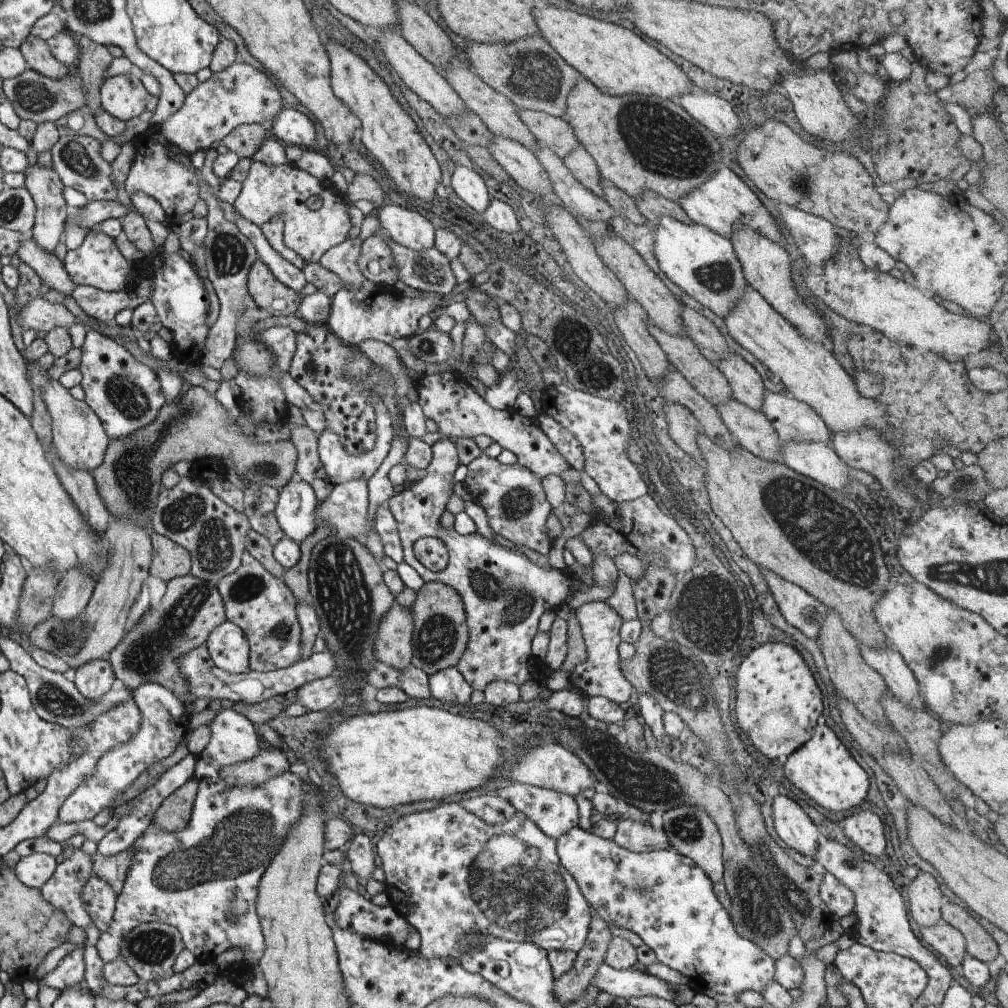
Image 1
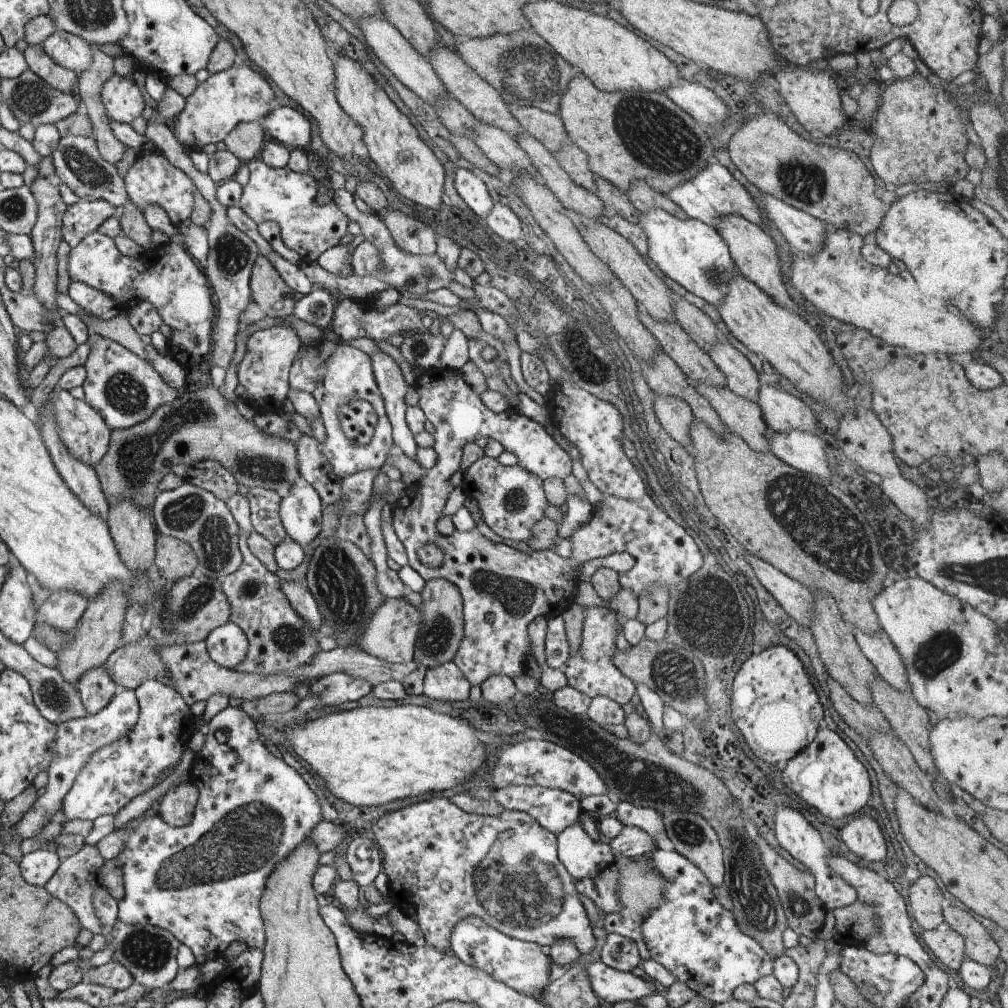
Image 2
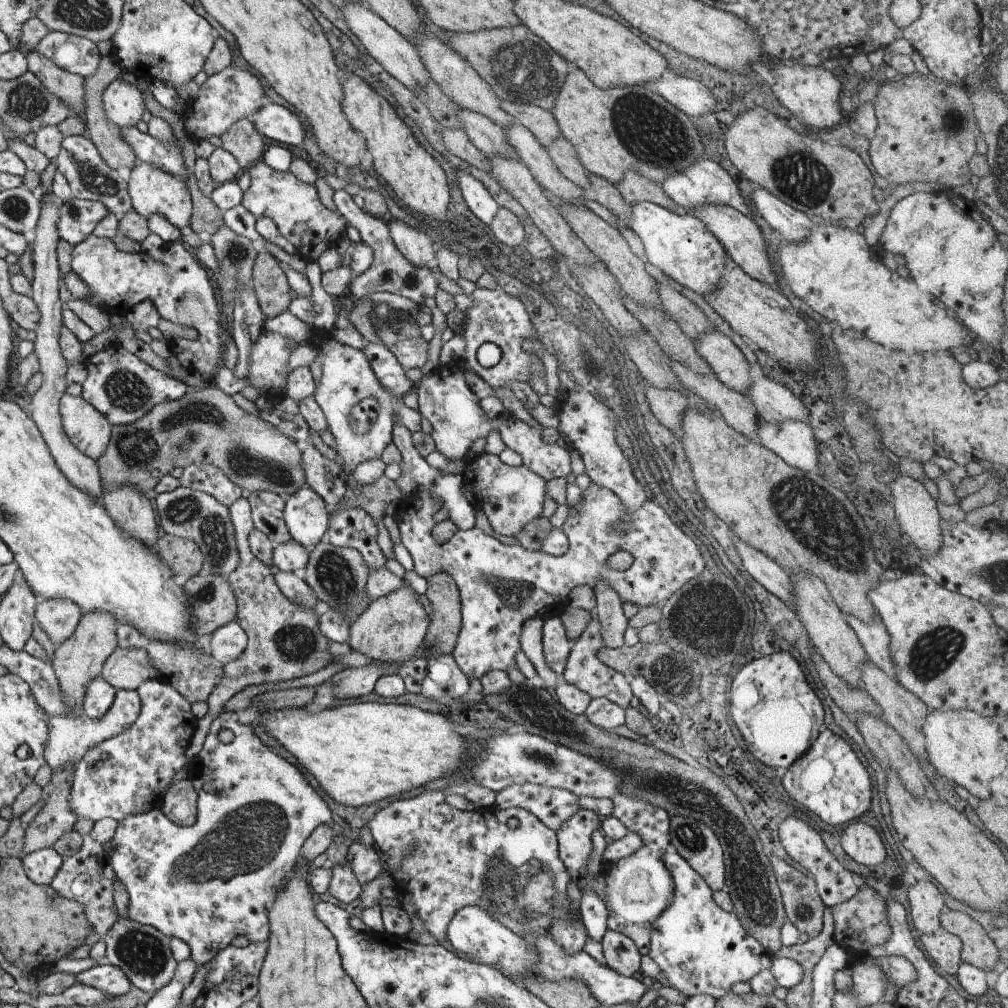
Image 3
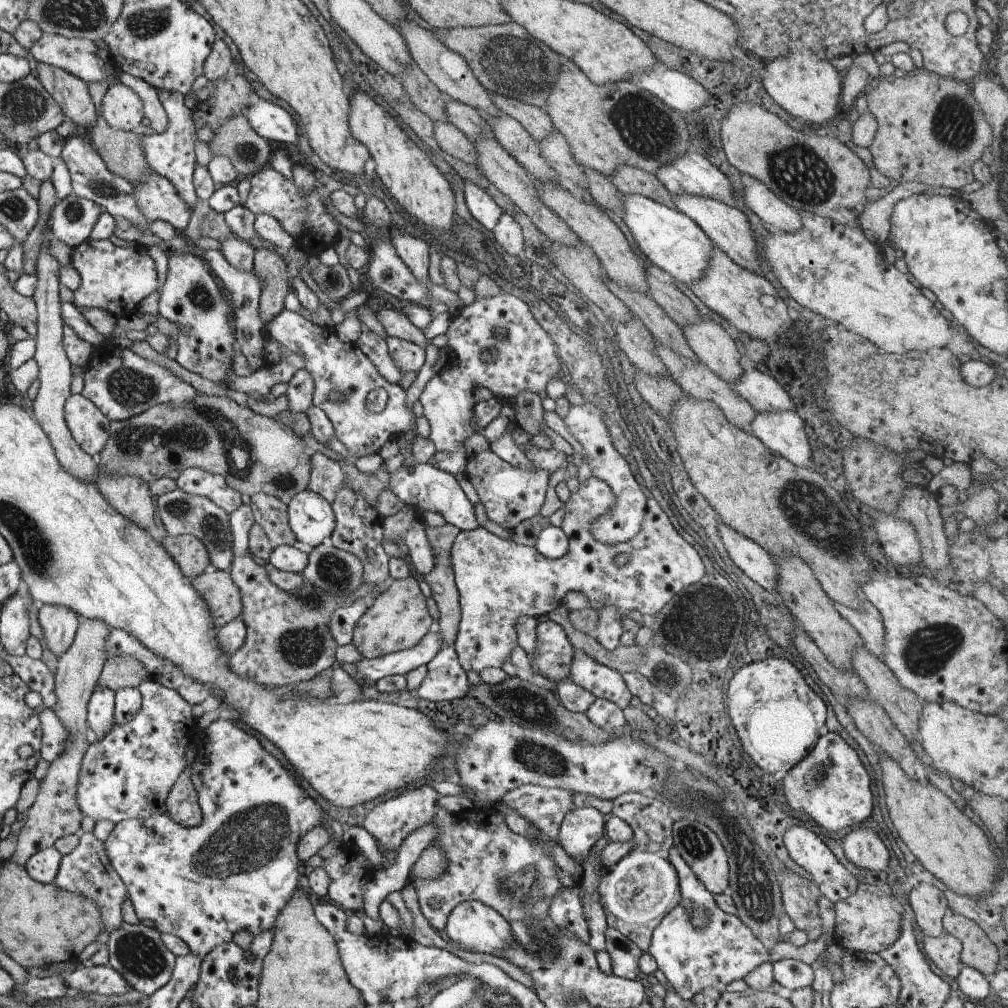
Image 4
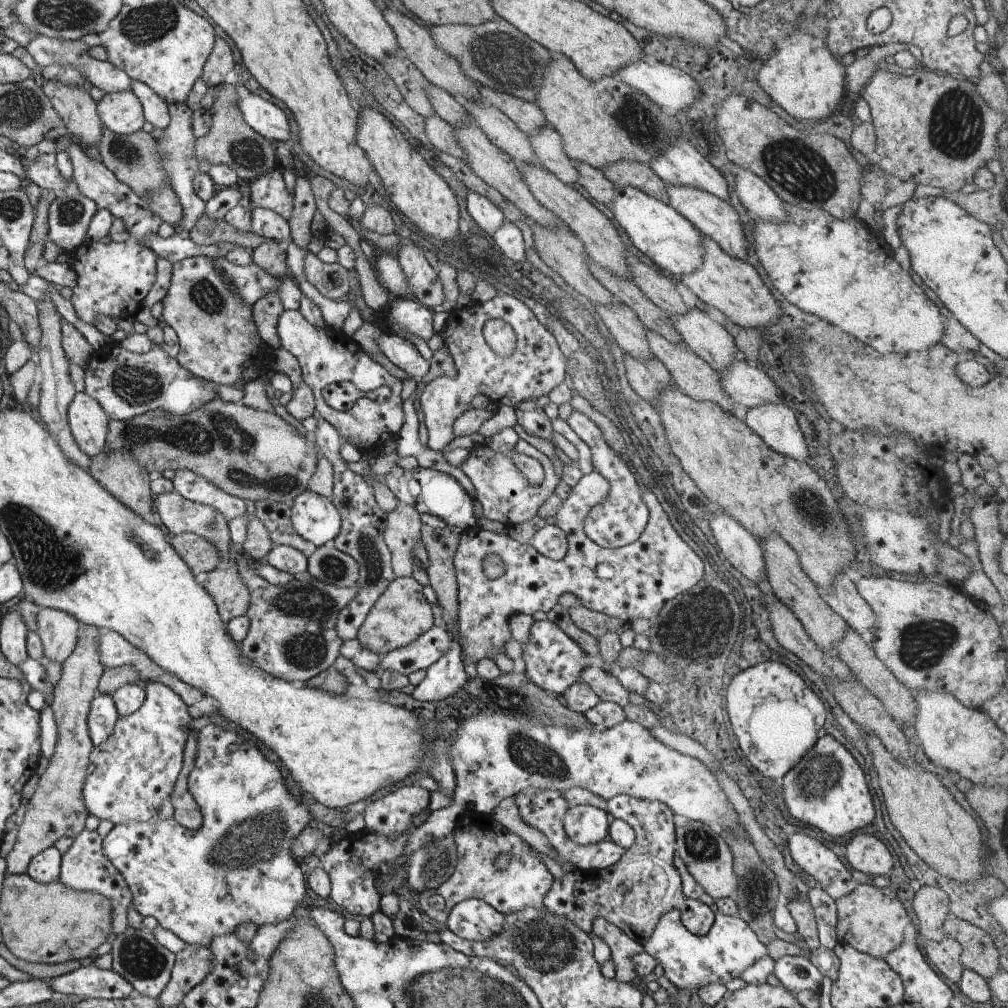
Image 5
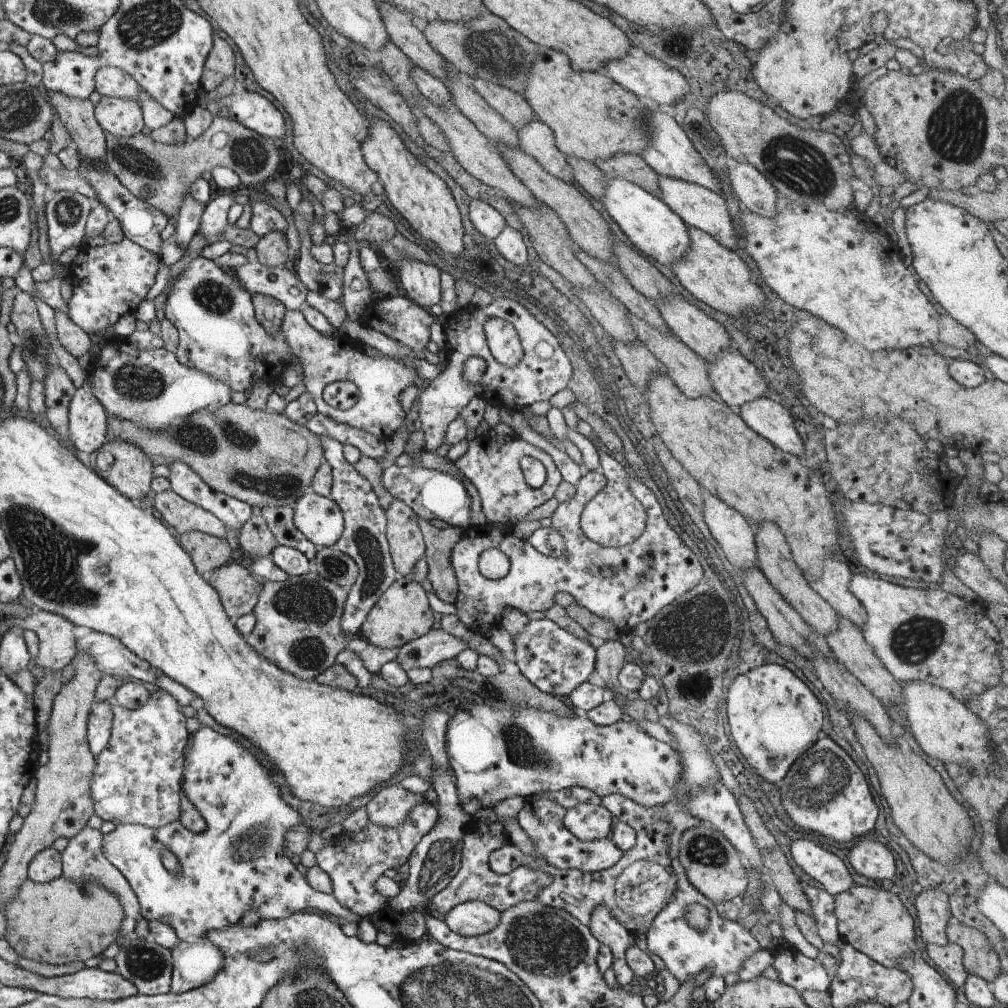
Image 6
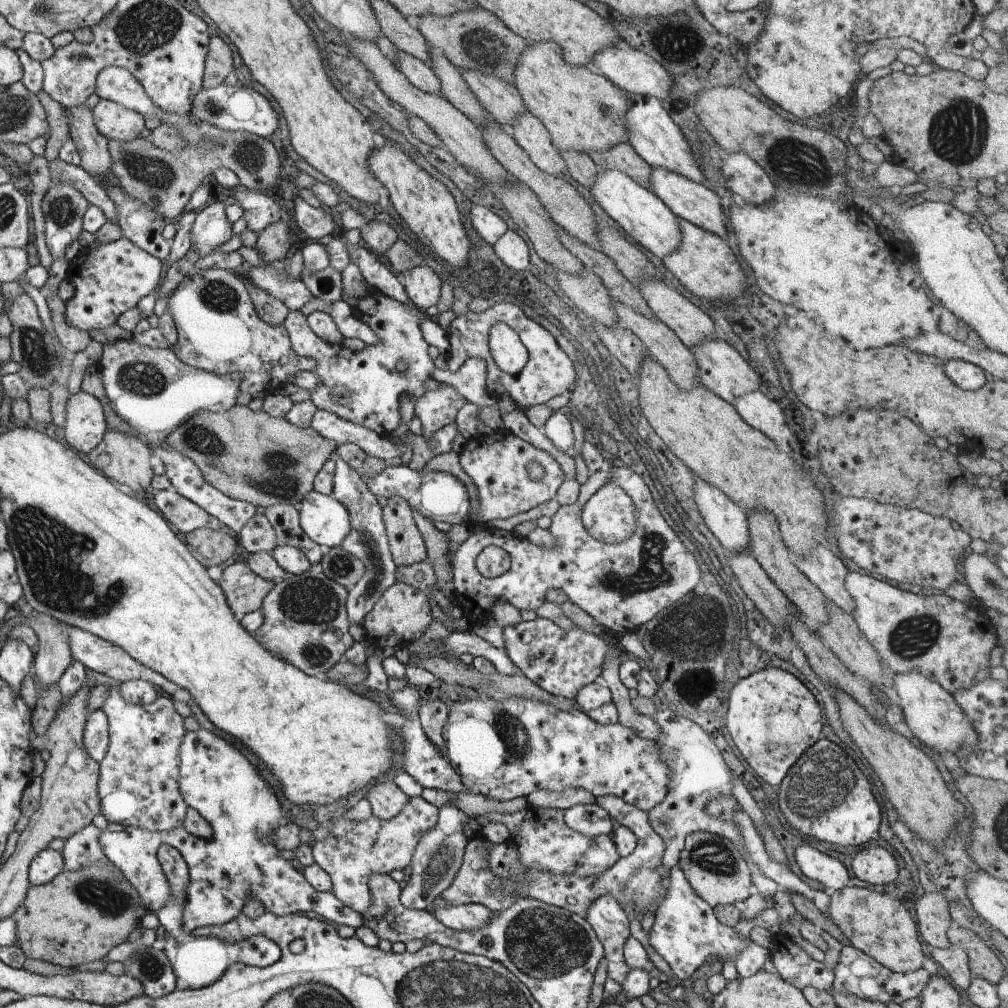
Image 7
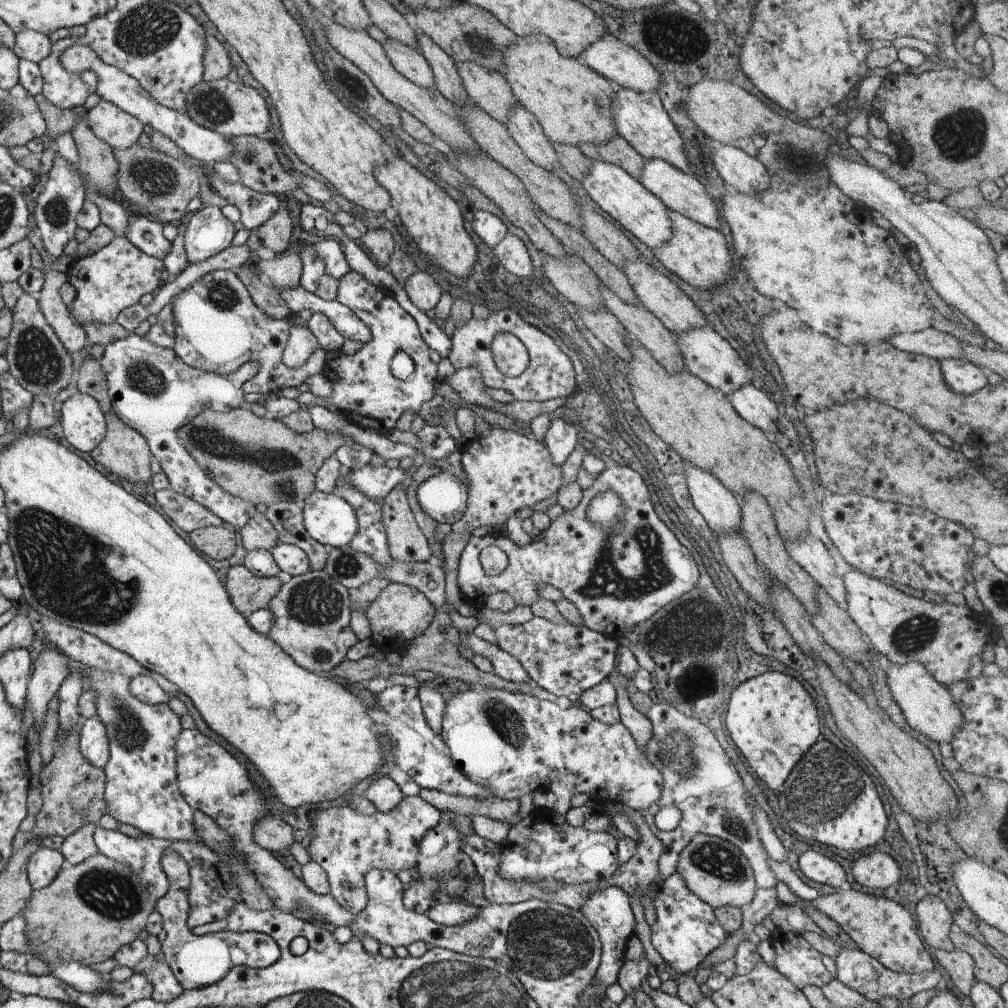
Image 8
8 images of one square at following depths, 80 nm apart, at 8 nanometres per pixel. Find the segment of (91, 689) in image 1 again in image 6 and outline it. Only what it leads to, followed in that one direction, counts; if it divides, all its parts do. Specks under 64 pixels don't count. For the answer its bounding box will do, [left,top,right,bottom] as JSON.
[88,701,113,755]

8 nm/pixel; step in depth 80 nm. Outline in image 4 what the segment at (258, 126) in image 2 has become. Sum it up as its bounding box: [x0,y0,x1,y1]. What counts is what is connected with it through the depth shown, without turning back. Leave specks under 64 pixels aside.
[208,114,273,178]

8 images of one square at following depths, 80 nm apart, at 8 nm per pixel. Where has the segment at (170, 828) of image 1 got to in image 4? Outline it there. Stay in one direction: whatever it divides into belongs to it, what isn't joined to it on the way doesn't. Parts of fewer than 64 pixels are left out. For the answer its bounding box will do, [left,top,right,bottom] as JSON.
[166,745,203,827]

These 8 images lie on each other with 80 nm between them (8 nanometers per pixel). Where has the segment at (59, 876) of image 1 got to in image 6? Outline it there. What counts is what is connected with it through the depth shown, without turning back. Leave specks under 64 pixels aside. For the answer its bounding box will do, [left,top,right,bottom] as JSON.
[62,826,141,936]

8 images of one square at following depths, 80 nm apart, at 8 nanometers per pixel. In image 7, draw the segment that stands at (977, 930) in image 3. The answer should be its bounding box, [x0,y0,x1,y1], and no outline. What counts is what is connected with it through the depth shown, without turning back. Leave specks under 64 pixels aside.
[947,922,1004,985]

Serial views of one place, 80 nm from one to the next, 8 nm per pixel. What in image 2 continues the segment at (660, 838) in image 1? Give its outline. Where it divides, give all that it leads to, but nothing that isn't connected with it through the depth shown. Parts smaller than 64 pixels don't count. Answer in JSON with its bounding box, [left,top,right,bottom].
[609,825,656,858]

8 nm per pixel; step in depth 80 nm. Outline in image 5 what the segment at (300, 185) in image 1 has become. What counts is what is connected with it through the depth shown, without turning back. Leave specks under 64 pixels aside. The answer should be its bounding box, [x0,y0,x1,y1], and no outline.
[250,169,296,222]

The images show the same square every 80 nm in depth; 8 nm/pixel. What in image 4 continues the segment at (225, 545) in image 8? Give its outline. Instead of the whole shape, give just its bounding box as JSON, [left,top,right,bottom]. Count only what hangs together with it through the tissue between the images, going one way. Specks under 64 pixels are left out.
[162,535,210,577]

